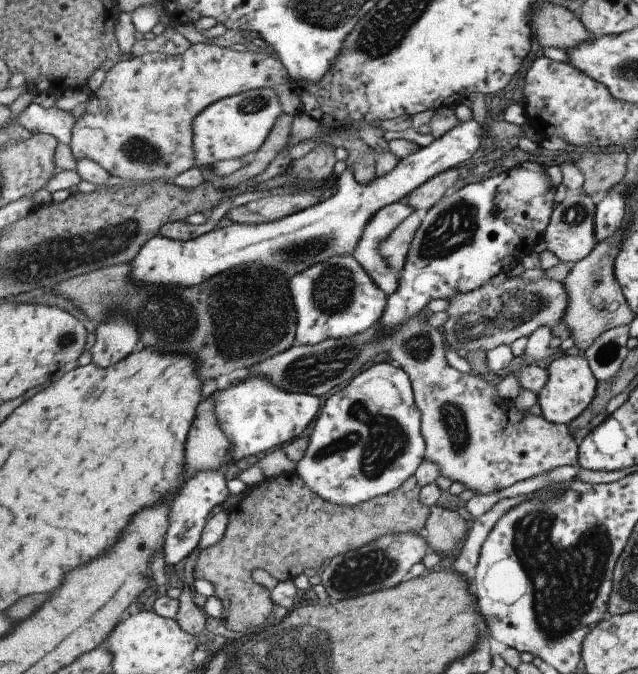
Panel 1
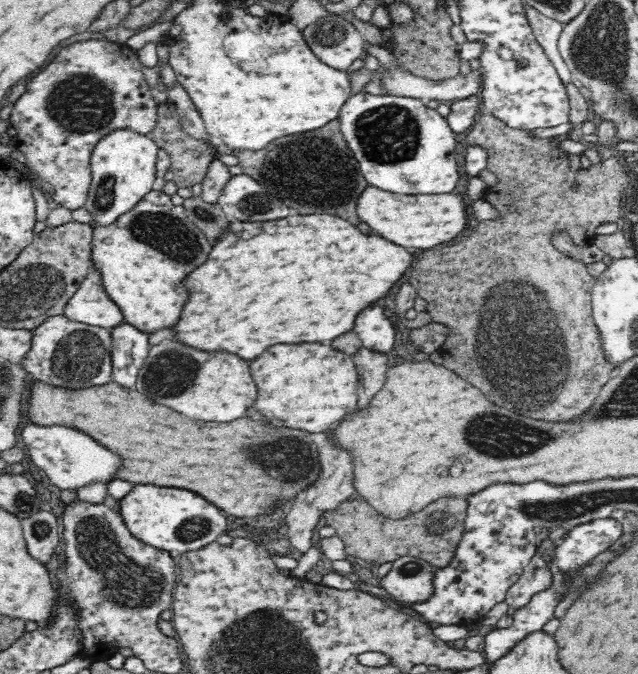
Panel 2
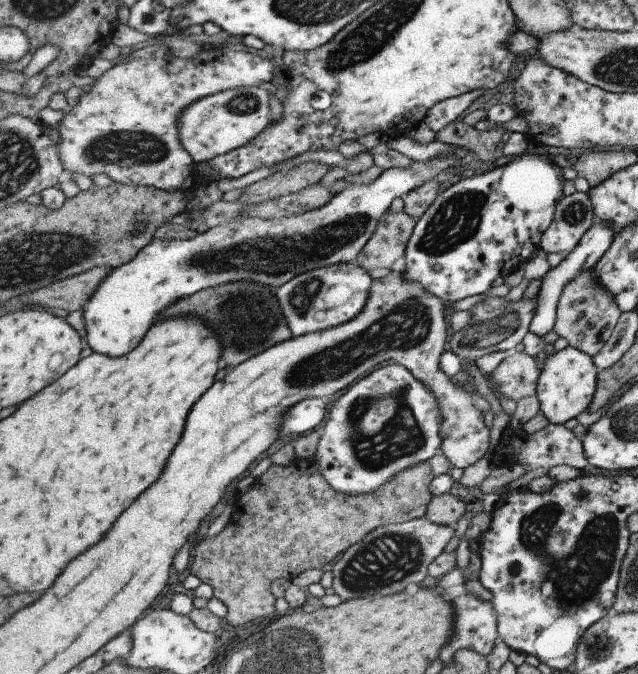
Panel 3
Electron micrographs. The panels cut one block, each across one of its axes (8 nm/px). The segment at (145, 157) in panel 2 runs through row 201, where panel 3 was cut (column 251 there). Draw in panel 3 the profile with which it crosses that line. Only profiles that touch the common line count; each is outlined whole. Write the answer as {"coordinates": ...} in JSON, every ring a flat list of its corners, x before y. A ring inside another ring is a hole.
{"coordinates":[[261,87,234,89,210,95,180,117,180,139,195,163,209,163,245,147,271,125,271,96]]}

